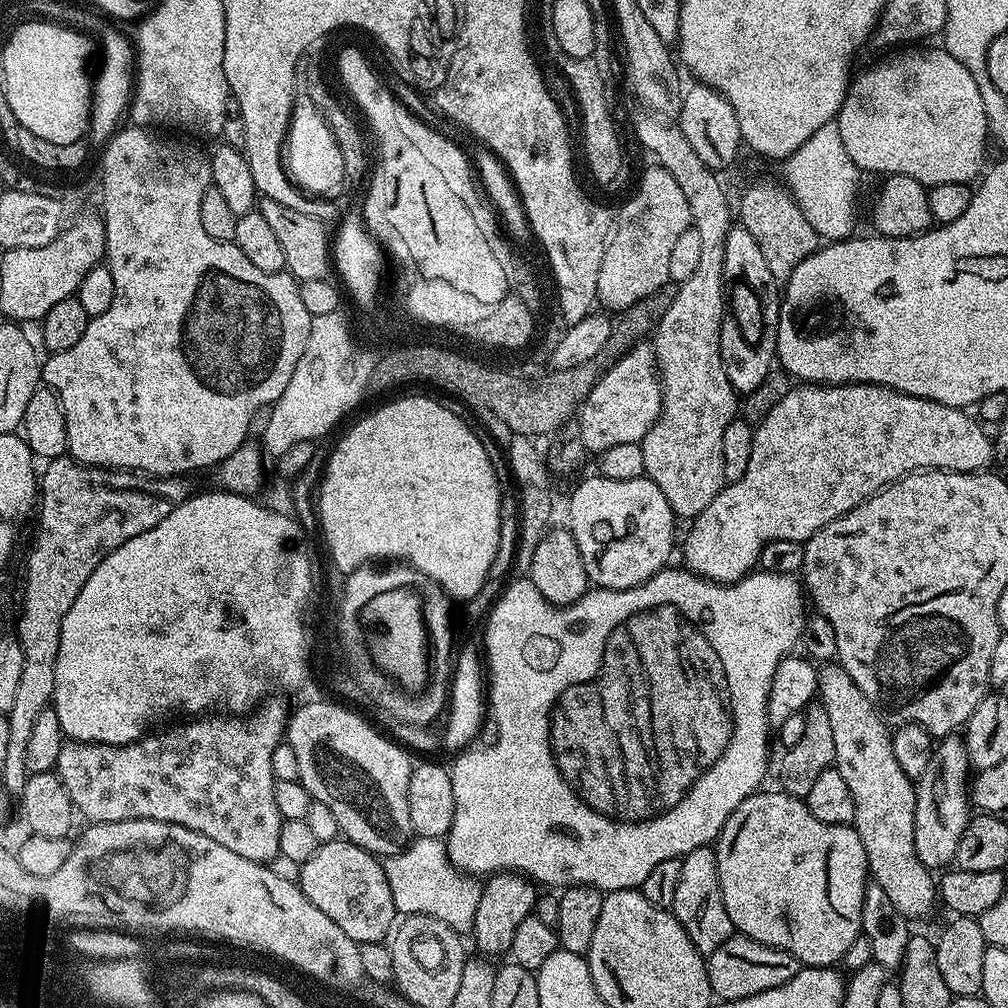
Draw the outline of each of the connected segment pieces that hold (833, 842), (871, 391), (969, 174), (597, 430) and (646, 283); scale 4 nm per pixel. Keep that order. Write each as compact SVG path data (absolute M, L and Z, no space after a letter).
M761 790L755 792L750 798L746 798L746 802L742 802L738 806L738 810L734 810L730 814L730 818L726 818L726 826L714 841L714 851L718 878L722 886L722 902L726 902L726 914L730 914L732 927L739 935L749 936L754 938L754 942L762 942L771 948L788 952L795 960L799 960L801 965L810 968L826 968L839 965L843 961L846 950L850 950L854 938L858 938L862 934L860 930L862 898L864 897L864 887L870 882L870 873L866 850L862 846L862 838L858 838L852 824L822 822L822 818L814 818L814 814L810 814L807 803L803 799L790 796L781 790L775 790L775 792Z
M801 383L799 386L789 387L786 398L762 418L762 422L755 425L752 433L752 449L750 450L750 466L746 466L746 474L742 478L725 483L719 494L691 521L692 529L688 532L688 537L683 537L684 560L689 572L694 572L698 576L703 576L705 580L712 580L715 584L733 584L742 577L748 575L759 565L760 554L770 542L775 540L798 540L806 542L822 526L826 526L834 518L854 510L862 501L870 499L875 492L882 488L887 488L896 480L909 476L911 472L922 472L930 468L944 468L947 472L982 472L993 463L994 460L994 440L988 436L985 425L981 423L975 415L969 414L963 408L951 408L945 404L939 404L933 400L927 400L921 396L911 396L902 394L893 388L887 388L881 384L809 384Z
M908 46L893 51L896 52L893 56L866 69L861 76L859 73L849 83L840 113L835 118L838 134L842 134L846 154L850 154L865 173L909 176L925 186L942 182L971 185L985 171L984 155L988 152L988 144L990 148L986 109L982 106L982 94L978 94L978 82L944 47L928 48L925 52L920 48L923 47Z
M637 343L618 357L615 364L603 369L599 380L581 404L578 413L579 443L584 443L593 454L610 450L610 446L618 446L622 442L639 444L659 418L663 401L664 389L660 387L653 345Z
M659 166L646 169L640 176L636 193L621 206L620 212L618 208L608 249L602 258L602 270L598 270L599 303L620 314L634 306L634 302L661 291L669 283L670 254L678 243L678 234L691 227L690 202L678 182L674 182L674 174Z

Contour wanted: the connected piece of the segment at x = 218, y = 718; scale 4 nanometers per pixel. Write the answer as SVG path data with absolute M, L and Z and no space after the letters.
M265 699L262 706L255 709L254 715L251 718L237 718L227 714L204 714L199 718L185 719L185 724L180 724L177 726L177 728L170 729L169 732L160 732L157 734L157 736L152 736L153 734L145 734L141 736L140 739L130 742L129 744L78 744L75 742L65 742L65 744L62 746L62 750L58 754L58 762L56 763L54 771L56 775L60 777L60 781L62 781L66 786L66 794L70 794L73 809L75 809L79 815L81 812L81 814L86 818L85 821L93 824L105 824L106 822L126 822L127 820L157 820L158 822L174 822L178 826L186 826L190 830L198 830L198 834L206 834L206 838L214 838L214 842L218 842L222 846L226 846L226 850L234 850L234 854L242 854L242 858L250 858L259 864L268 864L280 855L280 847L278 846L278 830L280 829L281 818L278 814L278 805L274 803L274 786L276 785L277 781L274 778L274 765L271 761L271 759L274 758L274 750L278 745L280 745L280 743L282 743L286 736L286 711L284 712L284 704L280 700L283 699Z

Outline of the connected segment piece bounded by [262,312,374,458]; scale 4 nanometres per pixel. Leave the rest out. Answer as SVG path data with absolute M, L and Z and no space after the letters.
M340 312L313 316L306 350L302 350L302 358L298 358L298 366L294 366L286 390L282 390L270 408L272 417L264 428L262 439L263 451L269 457L279 458L286 454L294 442L319 441L319 436L326 435L351 408L358 407L364 391L369 391L373 357L363 352L365 349L342 317Z

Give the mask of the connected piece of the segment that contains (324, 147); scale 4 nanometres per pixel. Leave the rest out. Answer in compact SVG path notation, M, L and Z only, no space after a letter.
M308 94L297 95L292 103L292 120L288 123L288 134L282 153L284 171L288 179L302 192L322 200L332 200L344 192L346 177L342 151L331 132L323 111Z

